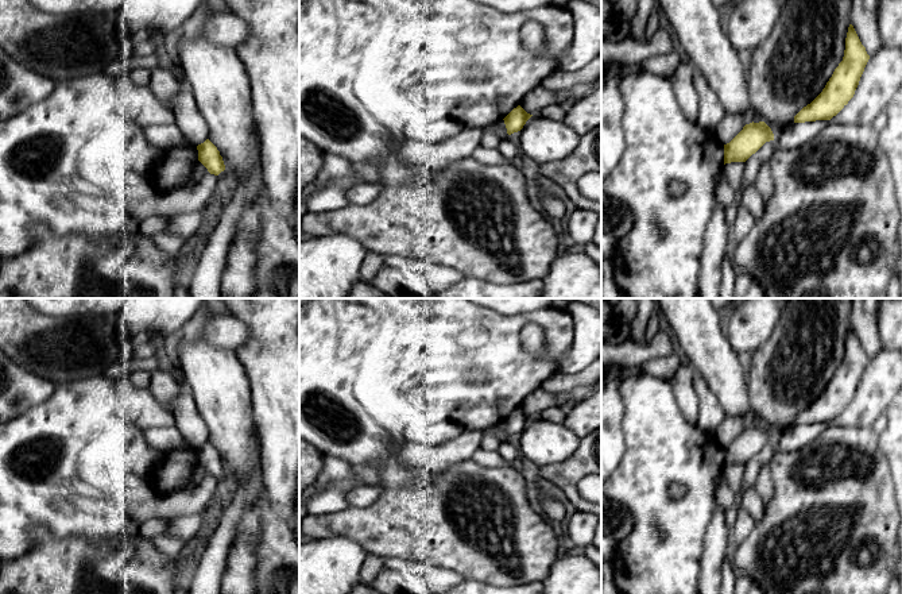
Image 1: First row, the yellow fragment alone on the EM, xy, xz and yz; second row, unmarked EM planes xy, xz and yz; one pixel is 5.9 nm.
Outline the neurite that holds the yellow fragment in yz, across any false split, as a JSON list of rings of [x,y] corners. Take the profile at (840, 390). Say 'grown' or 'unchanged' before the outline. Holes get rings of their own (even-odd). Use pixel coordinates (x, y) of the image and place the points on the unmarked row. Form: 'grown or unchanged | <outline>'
unchanged | [[[852,327],[848,329],[843,363],[822,394],[795,418],[794,425],[831,423],[853,400],[870,362]]]

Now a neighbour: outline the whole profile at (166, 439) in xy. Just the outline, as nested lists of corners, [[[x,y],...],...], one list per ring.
[[[175,425],[146,429],[144,439],[148,446],[164,454],[194,448],[183,439]]]

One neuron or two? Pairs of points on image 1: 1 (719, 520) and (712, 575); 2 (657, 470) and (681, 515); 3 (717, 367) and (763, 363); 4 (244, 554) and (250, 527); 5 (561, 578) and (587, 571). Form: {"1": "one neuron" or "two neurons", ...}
{"1": "one neuron", "2": "one neuron", "3": "two neurons", "4": "one neuron", "5": "one neuron"}

